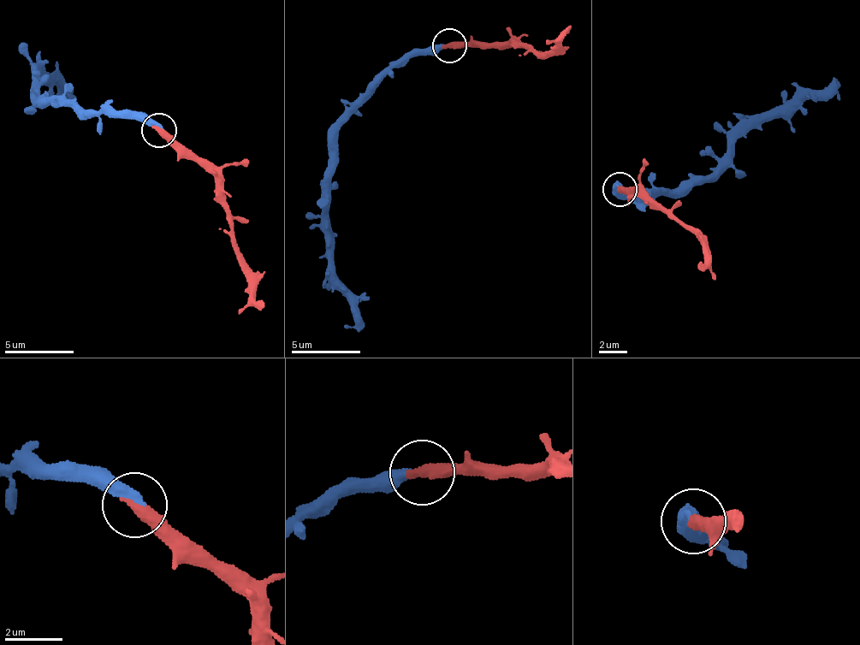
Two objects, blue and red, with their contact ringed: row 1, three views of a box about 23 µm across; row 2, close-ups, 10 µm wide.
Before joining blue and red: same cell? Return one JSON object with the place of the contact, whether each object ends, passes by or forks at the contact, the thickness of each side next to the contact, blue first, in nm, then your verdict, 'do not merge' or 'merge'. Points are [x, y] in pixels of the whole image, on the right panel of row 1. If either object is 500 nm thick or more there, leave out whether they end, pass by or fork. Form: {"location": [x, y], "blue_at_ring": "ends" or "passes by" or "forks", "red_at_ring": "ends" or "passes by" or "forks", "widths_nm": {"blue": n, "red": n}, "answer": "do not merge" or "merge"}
{"location": [619, 189], "blue_at_ring": "ends", "red_at_ring": "ends", "widths_nm": {"blue": 320, "red": 480}, "answer": "merge"}

